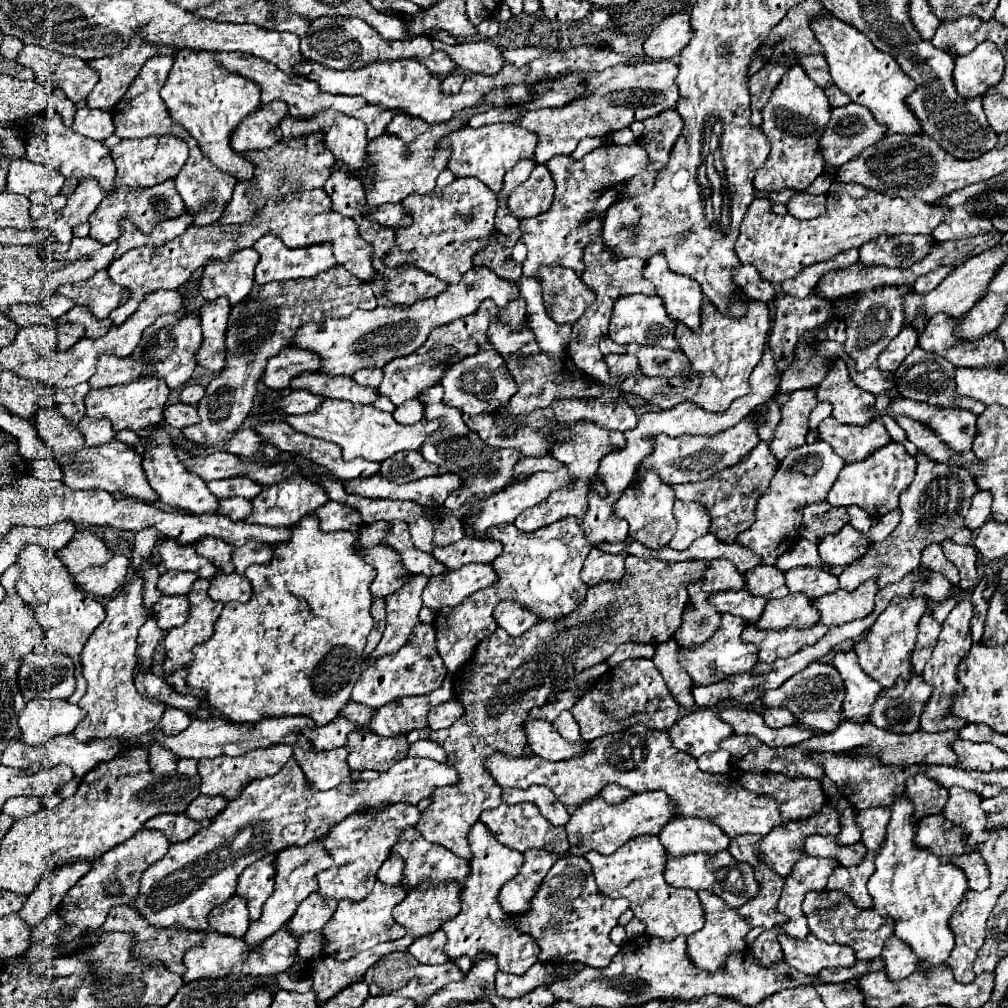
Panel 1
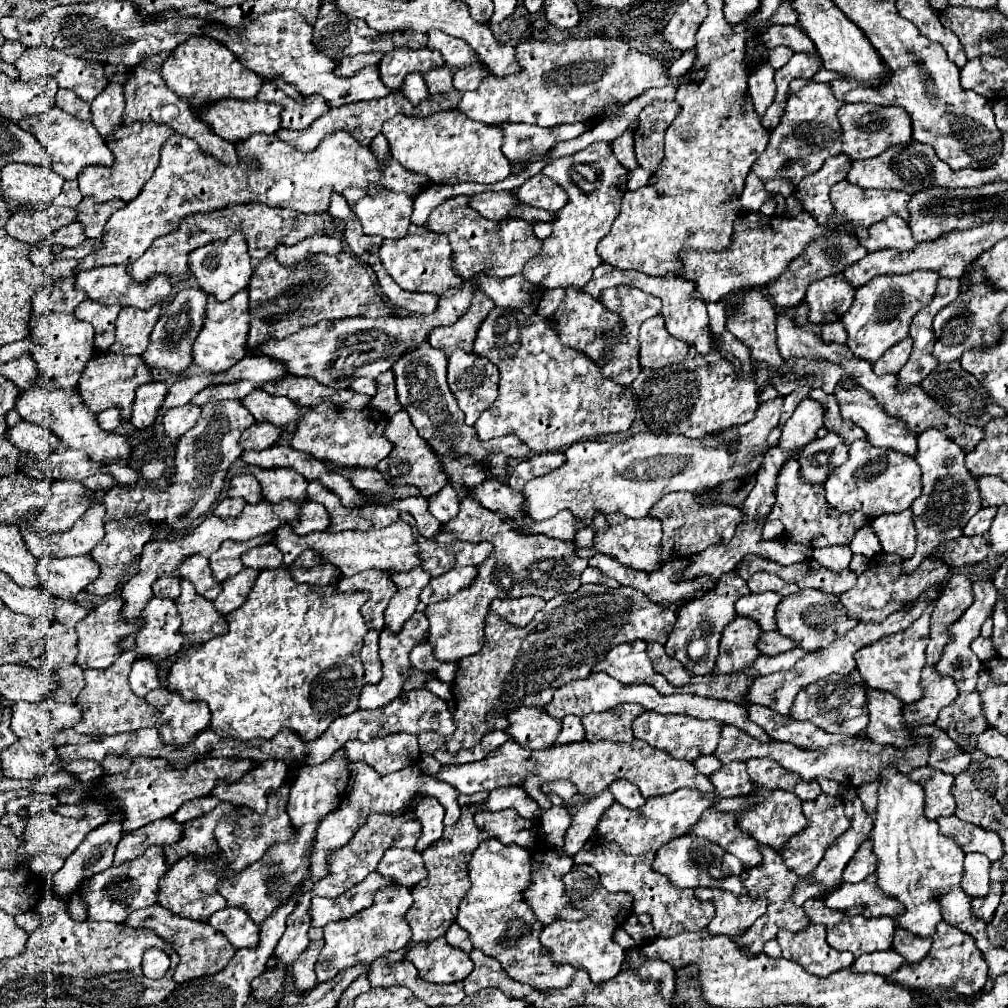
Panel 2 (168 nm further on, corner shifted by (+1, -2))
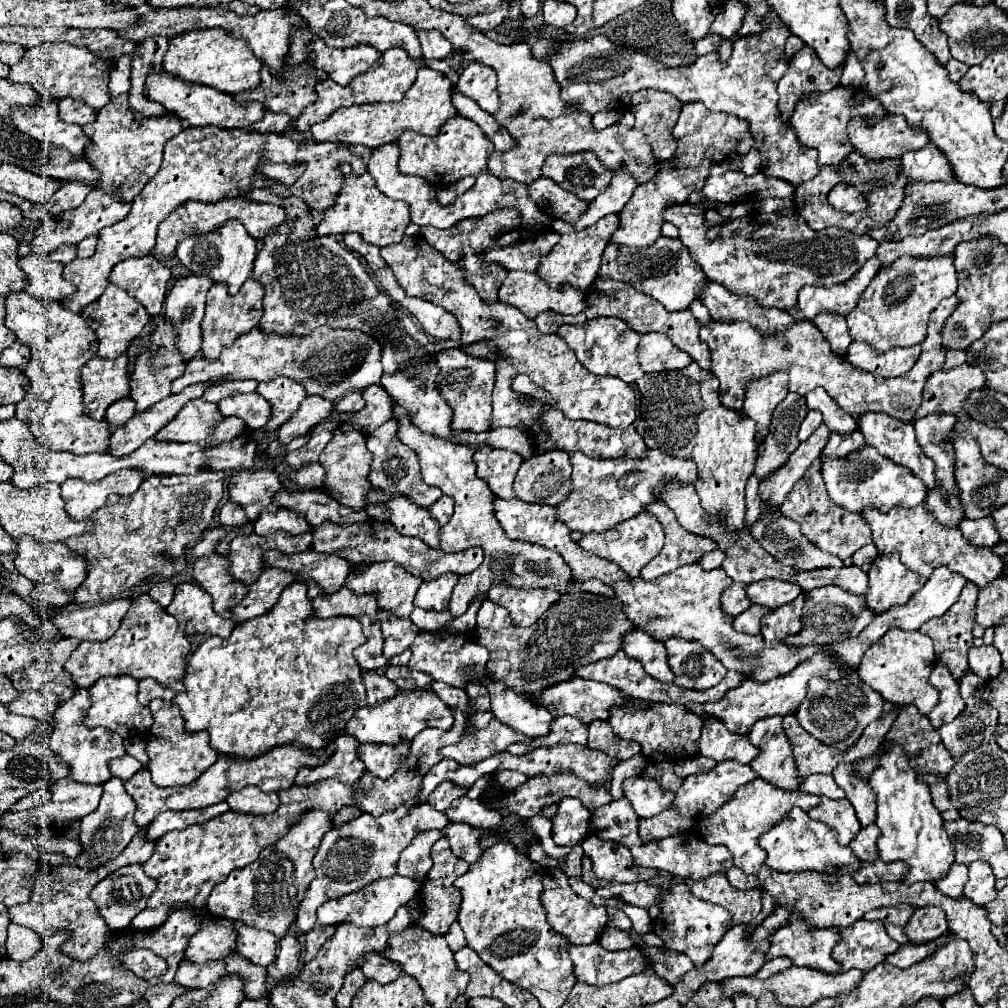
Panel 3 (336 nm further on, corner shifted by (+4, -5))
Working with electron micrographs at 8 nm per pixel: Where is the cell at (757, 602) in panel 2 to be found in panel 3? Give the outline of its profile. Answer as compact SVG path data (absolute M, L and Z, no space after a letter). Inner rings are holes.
M800 593L796 597L796 605L782 605L762 621L762 635L766 641L782 641L790 635L796 635L802 631L802 607L804 607L806 595Z

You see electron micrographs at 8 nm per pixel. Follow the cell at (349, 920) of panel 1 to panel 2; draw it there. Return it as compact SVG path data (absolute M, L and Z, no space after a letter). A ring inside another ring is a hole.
M385 886L373 894L373 904L347 920L331 922L325 926L325 946L317 960L317 980L325 982L333 978L341 968L357 962L373 962L389 950L403 948L411 938L411 928L405 922L405 912L413 904L411 890L405 886Z

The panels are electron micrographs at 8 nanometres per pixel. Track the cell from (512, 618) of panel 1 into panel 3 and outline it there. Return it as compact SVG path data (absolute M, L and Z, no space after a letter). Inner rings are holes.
M492 585L488 589L488 599L506 607L514 625L528 627L534 625L542 613L560 599L556 589L516 589L510 585Z

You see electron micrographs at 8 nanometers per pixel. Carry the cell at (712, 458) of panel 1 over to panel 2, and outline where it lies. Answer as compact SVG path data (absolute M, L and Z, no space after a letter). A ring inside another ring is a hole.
M783 398L765 402L755 412L755 418L747 424L731 426L705 438L687 438L681 434L655 434L641 432L625 442L585 440L569 446L567 460L561 468L533 478L525 484L525 514L533 520L553 518L561 510L571 510L573 516L591 524L593 512L621 512L629 518L643 518L651 506L667 492L699 492L713 488L725 480L755 474L761 466L761 458L767 452L767 434L779 422Z

